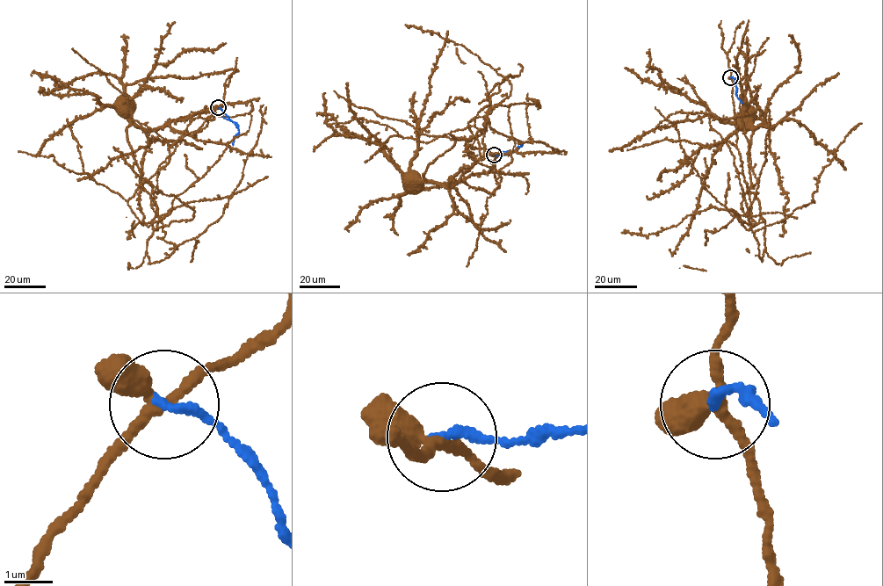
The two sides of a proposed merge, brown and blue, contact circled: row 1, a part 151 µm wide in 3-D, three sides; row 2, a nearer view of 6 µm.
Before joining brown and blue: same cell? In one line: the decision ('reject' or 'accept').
reject

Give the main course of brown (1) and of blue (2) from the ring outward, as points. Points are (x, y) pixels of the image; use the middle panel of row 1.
1: (494, 155), (484, 148), (466, 145), (471, 139), (457, 138), (428, 166), (423, 180), (414, 177), (413, 180)
2: (494, 155), (506, 155), (522, 144)

